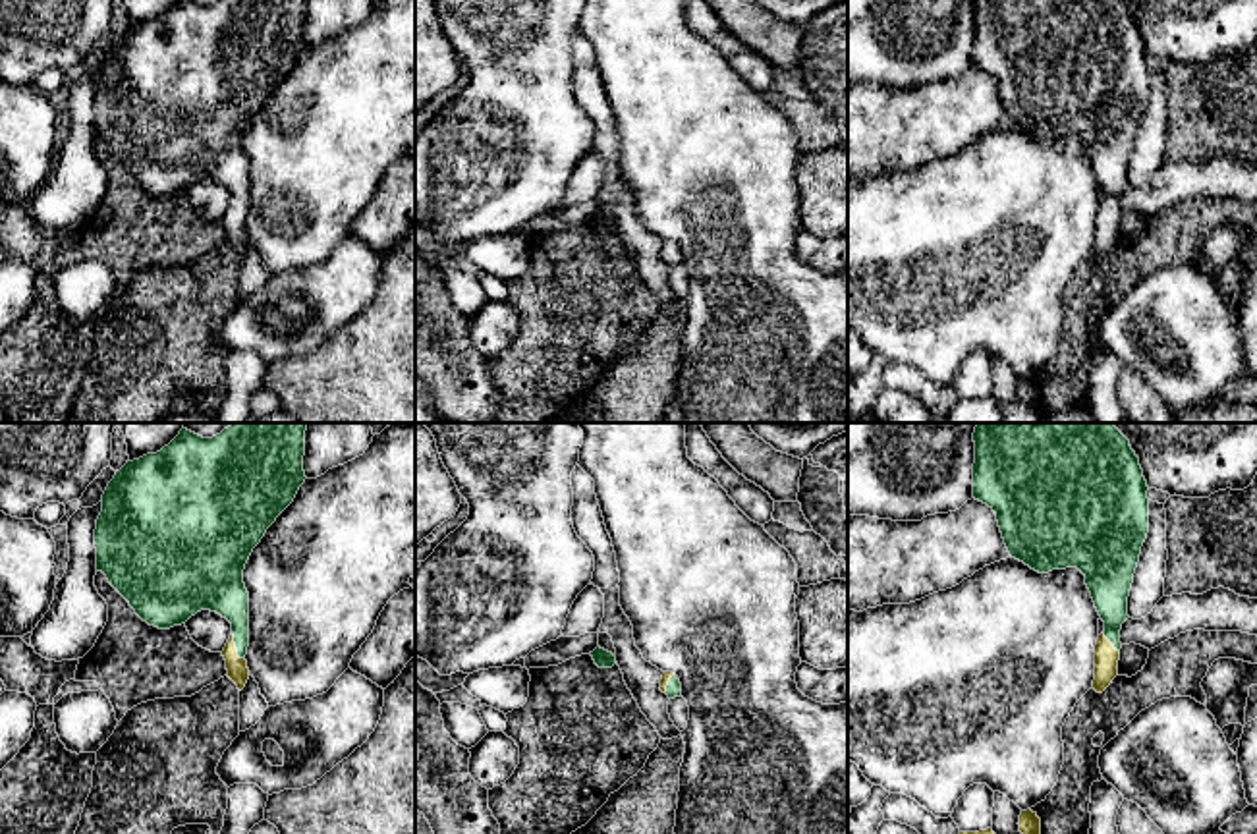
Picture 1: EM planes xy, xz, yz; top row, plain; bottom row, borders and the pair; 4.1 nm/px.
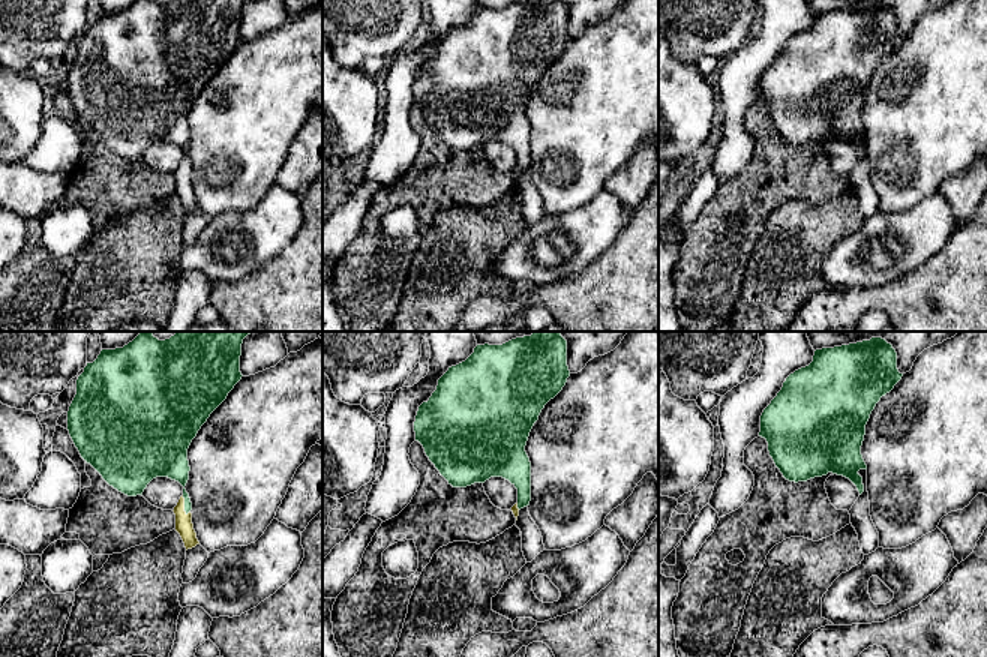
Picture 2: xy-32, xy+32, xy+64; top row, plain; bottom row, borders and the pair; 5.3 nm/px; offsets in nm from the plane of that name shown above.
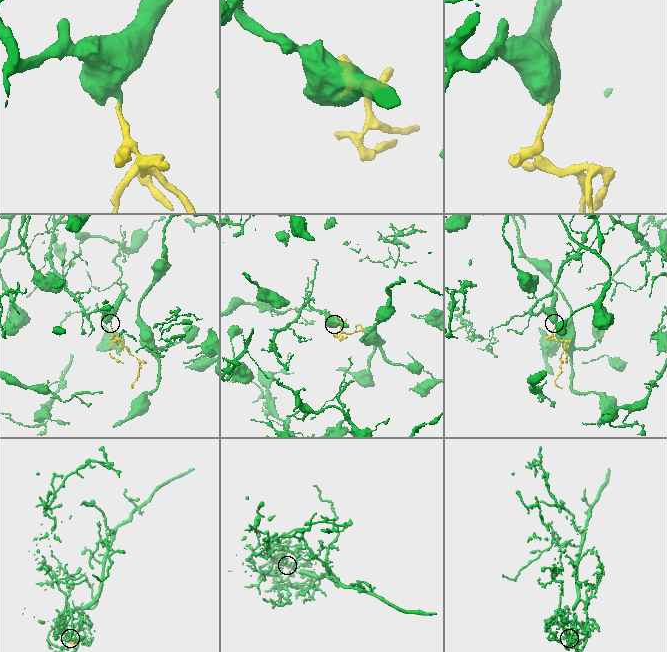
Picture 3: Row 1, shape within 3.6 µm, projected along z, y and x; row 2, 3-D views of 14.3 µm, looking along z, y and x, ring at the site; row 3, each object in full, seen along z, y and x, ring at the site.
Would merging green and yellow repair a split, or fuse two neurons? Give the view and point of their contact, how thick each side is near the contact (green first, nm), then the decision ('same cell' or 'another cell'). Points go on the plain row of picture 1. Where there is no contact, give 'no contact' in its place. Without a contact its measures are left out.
xy (236, 215) | 200/90 nm | same cell

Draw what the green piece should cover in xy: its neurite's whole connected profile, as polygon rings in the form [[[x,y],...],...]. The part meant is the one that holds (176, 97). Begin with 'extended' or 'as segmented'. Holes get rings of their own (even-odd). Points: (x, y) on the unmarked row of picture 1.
extended; [[[180,0],[156,21],[116,39],[97,87],[97,139],[158,197],[185,191],[201,178],[232,191],[222,218],[228,245],[241,259],[249,247],[249,160],[243,137],[266,97],[305,50],[305,0],[220,0],[203,6]]]

